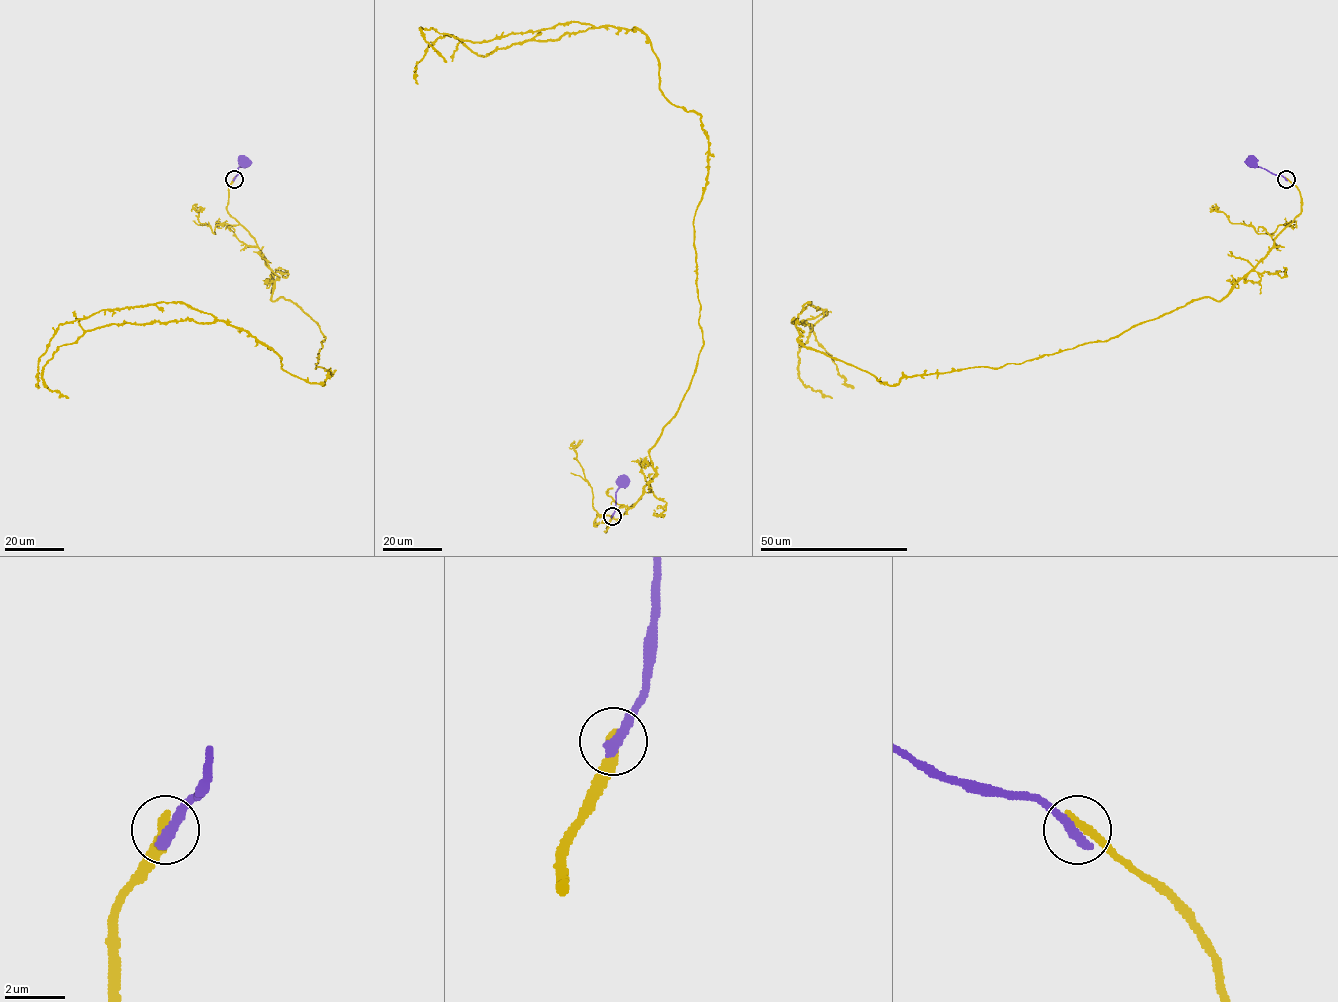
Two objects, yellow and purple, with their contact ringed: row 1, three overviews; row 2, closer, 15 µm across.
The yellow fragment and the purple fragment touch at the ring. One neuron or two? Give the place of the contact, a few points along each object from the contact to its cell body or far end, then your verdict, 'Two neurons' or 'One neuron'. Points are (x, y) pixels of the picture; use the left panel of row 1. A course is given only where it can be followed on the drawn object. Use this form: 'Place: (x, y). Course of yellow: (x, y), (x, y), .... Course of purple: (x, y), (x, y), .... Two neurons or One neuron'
Place: (234, 179). Course of yellow: (233, 178), (227, 211), (272, 301), (325, 336), (324, 384), (156, 302), (61, 324), (40, 387). Course of purple: (233, 178), (242, 161). Two neurons

